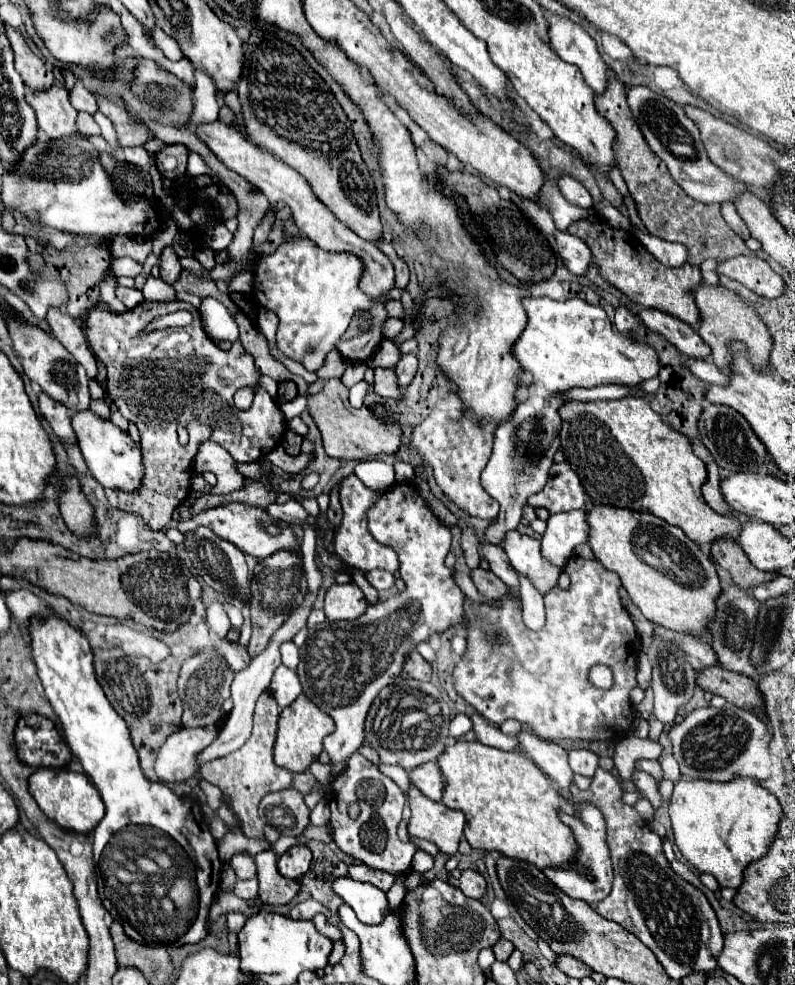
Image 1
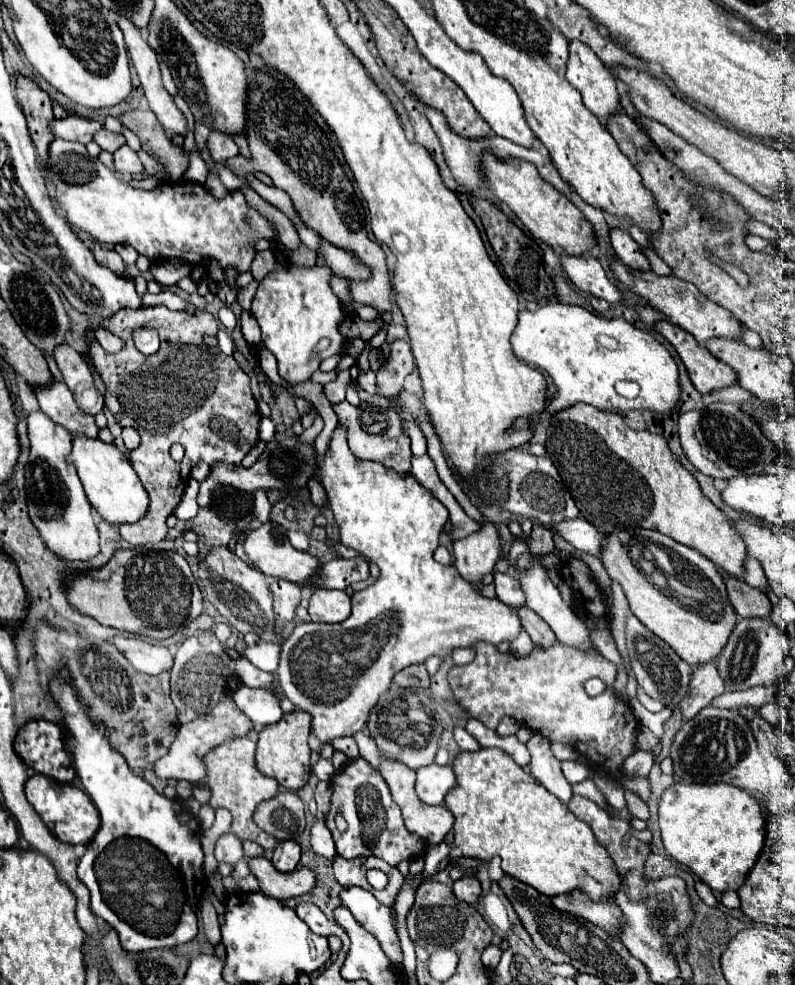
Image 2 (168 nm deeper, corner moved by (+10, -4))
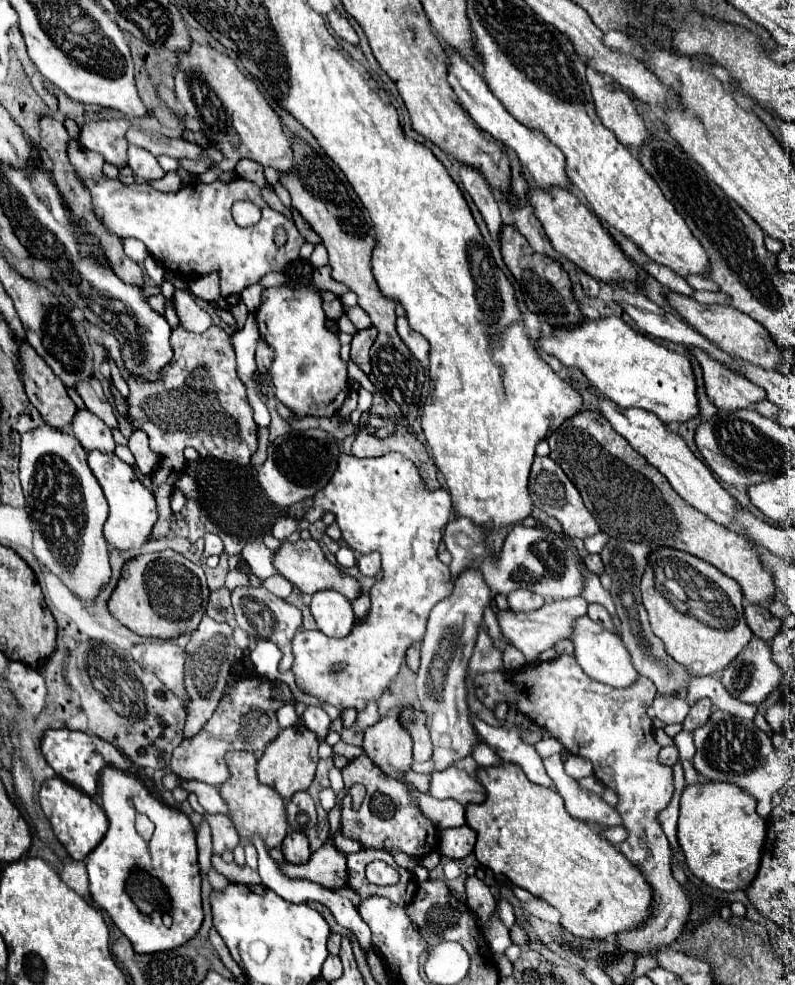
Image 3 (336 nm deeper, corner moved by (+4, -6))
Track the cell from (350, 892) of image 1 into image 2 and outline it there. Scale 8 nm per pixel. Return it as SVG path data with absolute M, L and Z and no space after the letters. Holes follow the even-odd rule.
M349 887L339 893L341 903L351 911L351 915L381 943L387 957L393 961L393 965L399 965L403 961L403 953L399 947L397 933L391 925L391 909L381 905L369 891Z

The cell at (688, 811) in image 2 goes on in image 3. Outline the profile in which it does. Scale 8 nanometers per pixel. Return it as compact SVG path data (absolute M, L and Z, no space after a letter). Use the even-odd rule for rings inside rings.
M723 781L687 785L681 795L677 837L693 875L721 891L747 889L757 875L767 821L755 811L755 799L739 787Z

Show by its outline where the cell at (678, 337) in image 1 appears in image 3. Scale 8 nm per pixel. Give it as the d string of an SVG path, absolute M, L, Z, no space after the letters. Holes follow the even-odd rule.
M693 349L693 355L703 367L707 395L715 407L725 411L753 409L755 403L765 399L765 391L747 377L729 371L725 365L717 363L701 349Z

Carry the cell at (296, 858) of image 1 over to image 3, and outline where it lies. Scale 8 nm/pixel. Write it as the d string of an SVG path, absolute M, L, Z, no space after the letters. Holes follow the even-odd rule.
M291 831L285 841L283 841L283 855L289 863L307 863L311 851L309 851L309 841L305 833L301 831Z

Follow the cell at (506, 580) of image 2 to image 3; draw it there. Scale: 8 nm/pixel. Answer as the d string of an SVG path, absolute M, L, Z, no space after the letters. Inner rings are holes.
M517 589L517 591L511 591L507 595L507 601L509 601L509 607L513 611L535 611L539 609L545 599L533 591L527 591L527 589Z

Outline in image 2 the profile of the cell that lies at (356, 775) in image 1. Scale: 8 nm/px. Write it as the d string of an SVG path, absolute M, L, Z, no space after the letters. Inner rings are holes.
M361 757L345 763L341 771L337 771L331 779L331 809L327 813L327 827L333 833L337 855L345 859L357 857L379 857L389 865L397 867L403 859L413 859L417 855L419 837L409 833L401 819L401 809L391 799L391 791L385 779ZM337 809L343 811L347 821L347 831L337 831L335 827L335 813Z

